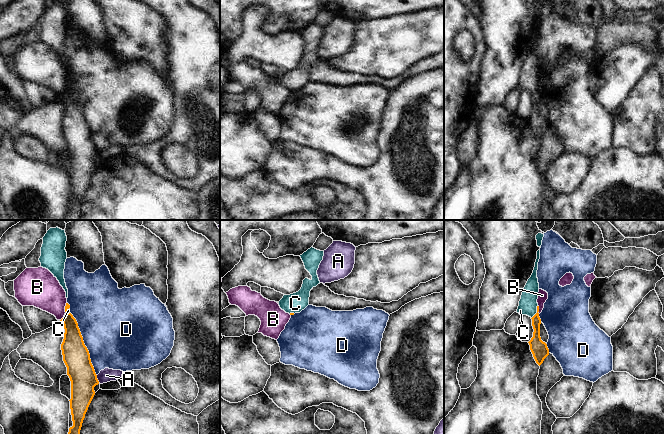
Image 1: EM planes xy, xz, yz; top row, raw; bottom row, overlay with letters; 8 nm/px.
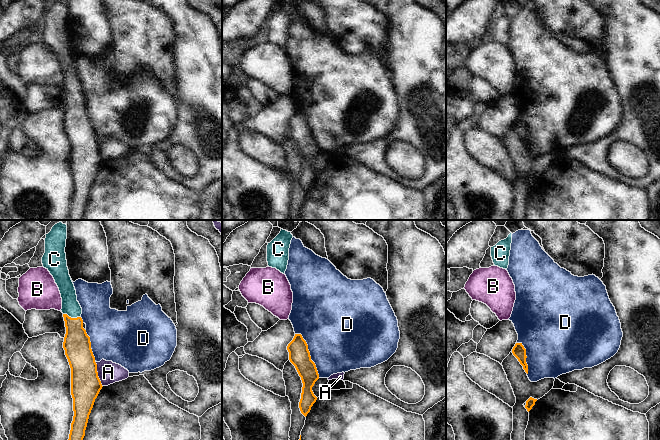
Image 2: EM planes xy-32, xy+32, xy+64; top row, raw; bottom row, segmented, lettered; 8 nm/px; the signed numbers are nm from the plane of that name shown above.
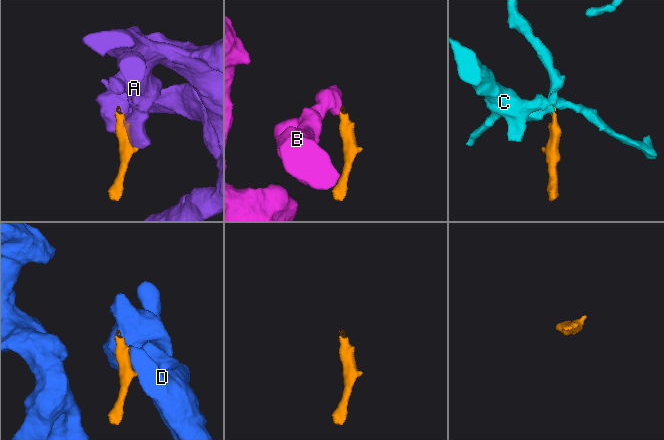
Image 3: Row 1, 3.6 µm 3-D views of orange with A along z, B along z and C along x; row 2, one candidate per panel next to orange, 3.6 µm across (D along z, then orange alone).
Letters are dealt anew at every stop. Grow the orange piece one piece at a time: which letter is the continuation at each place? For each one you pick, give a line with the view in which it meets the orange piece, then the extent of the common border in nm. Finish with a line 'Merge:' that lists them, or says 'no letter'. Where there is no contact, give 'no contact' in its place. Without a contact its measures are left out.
C: contact in yz; length 120 nm
Merge: C

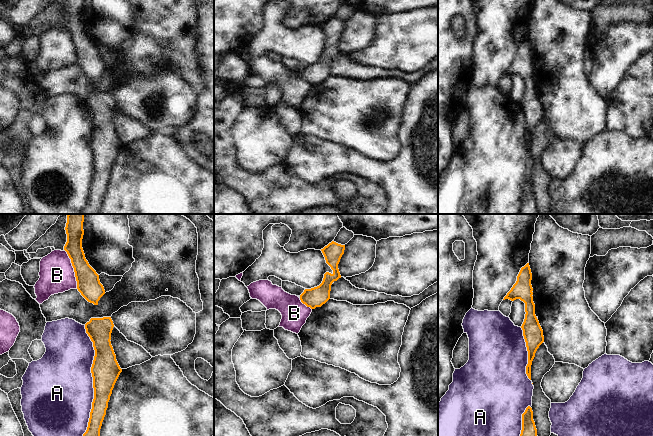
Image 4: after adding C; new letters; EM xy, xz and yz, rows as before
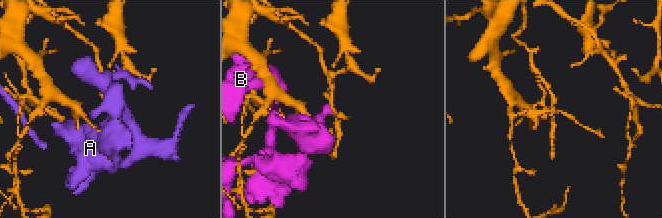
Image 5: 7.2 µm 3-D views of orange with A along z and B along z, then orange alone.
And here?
Merge: no letter

